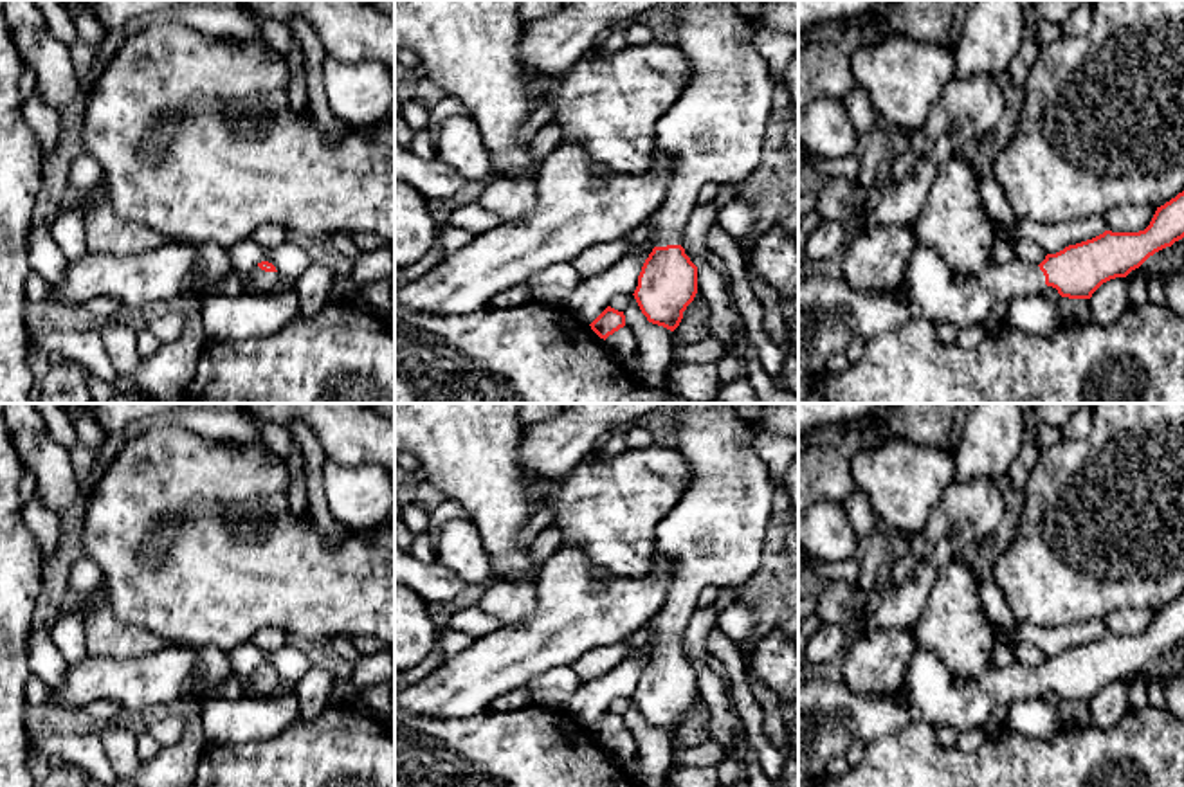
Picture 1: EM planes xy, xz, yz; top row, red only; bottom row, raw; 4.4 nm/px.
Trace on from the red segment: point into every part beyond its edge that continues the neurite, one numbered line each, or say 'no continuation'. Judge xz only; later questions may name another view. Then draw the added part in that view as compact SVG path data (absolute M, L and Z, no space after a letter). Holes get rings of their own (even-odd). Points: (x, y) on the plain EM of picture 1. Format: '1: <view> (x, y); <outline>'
1: xz (714, 535); M681 403L672 423L672 447L690 465L692 479L656 528L652 551L670 564L672 574L661 609L647 623L654 650L681 648L687 623L706 585L741 587L755 574L773 504L773 477L753 447L757 429L737 414L733 403Z

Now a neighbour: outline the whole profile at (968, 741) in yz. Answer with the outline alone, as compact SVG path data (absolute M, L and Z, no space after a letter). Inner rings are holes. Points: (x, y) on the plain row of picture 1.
M982 724L979 728L970 729L970 731L959 733L957 747L962 749L962 751L975 751L989 737L991 737L989 729L986 728L986 724Z

